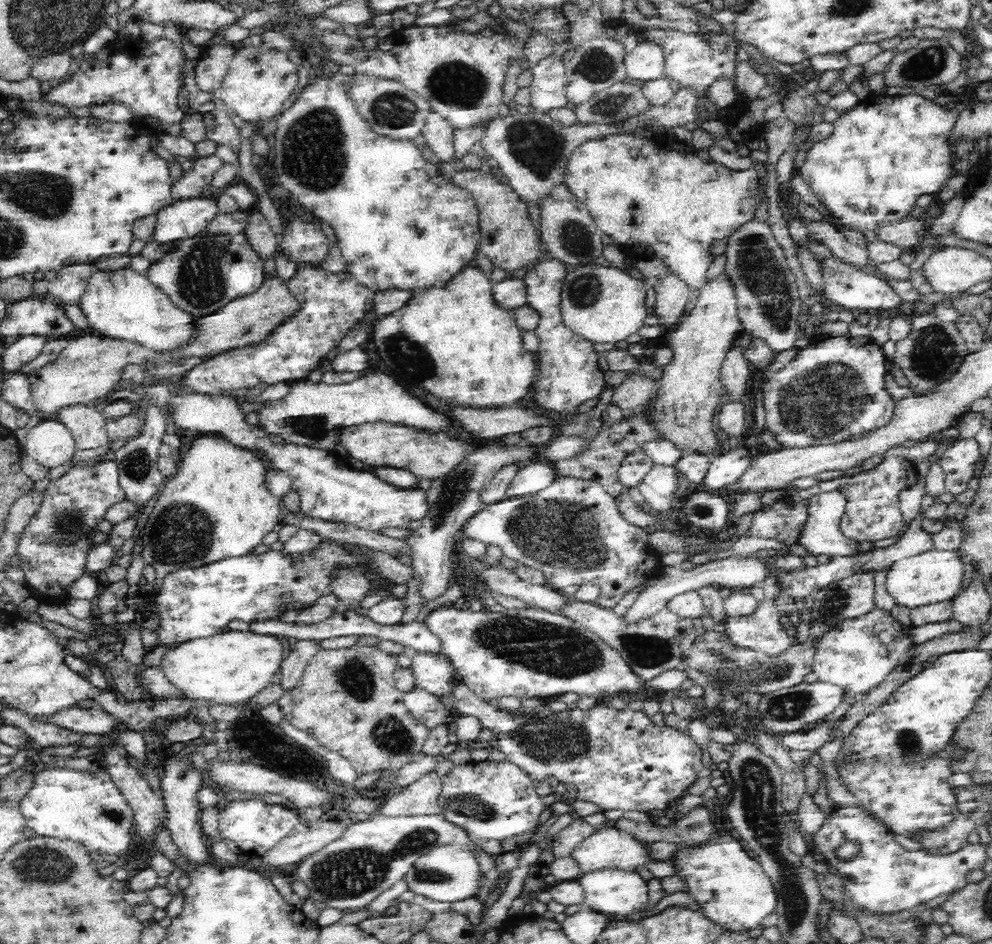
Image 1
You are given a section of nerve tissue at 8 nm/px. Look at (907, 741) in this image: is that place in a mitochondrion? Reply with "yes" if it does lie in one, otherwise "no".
yes

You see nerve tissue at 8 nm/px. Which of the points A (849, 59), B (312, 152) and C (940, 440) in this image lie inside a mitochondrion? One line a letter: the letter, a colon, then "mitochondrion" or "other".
A: other
B: mitochondrion
C: other

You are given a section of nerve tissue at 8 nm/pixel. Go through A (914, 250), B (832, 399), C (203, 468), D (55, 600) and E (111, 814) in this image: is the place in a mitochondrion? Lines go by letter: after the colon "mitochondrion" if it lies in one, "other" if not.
A: other
B: mitochondrion
C: other
D: other
E: mitochondrion

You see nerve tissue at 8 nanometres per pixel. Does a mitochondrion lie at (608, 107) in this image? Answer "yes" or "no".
yes

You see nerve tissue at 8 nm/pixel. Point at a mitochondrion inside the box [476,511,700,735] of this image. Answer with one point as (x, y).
(647, 651)

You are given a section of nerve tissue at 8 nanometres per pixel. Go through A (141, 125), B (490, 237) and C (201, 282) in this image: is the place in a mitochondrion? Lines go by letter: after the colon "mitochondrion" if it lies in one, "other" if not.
A: other
B: other
C: mitochondrion

